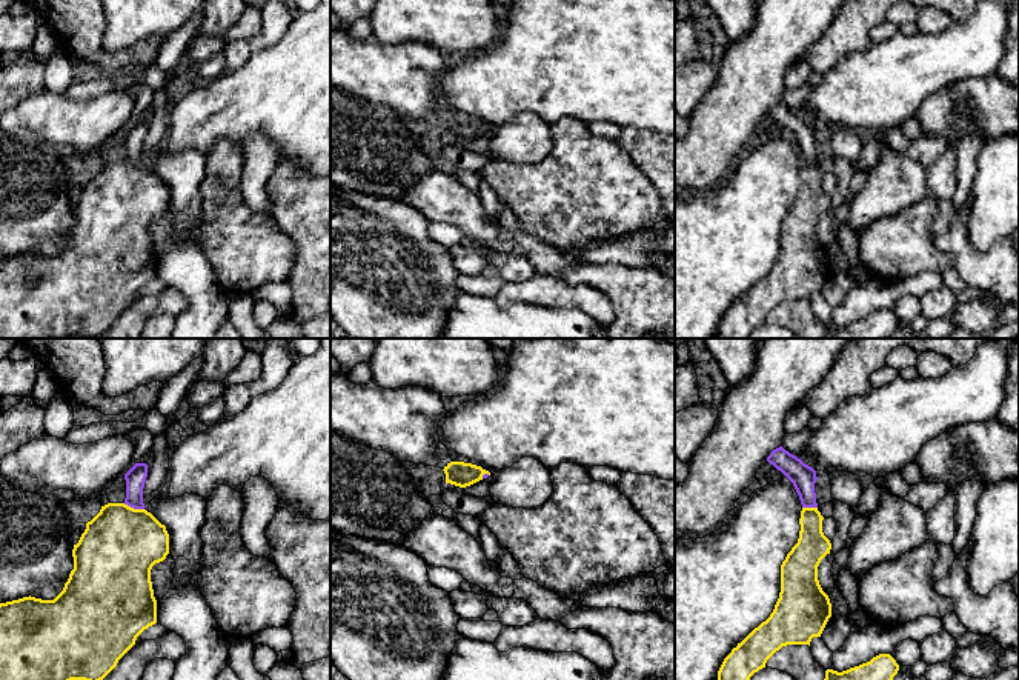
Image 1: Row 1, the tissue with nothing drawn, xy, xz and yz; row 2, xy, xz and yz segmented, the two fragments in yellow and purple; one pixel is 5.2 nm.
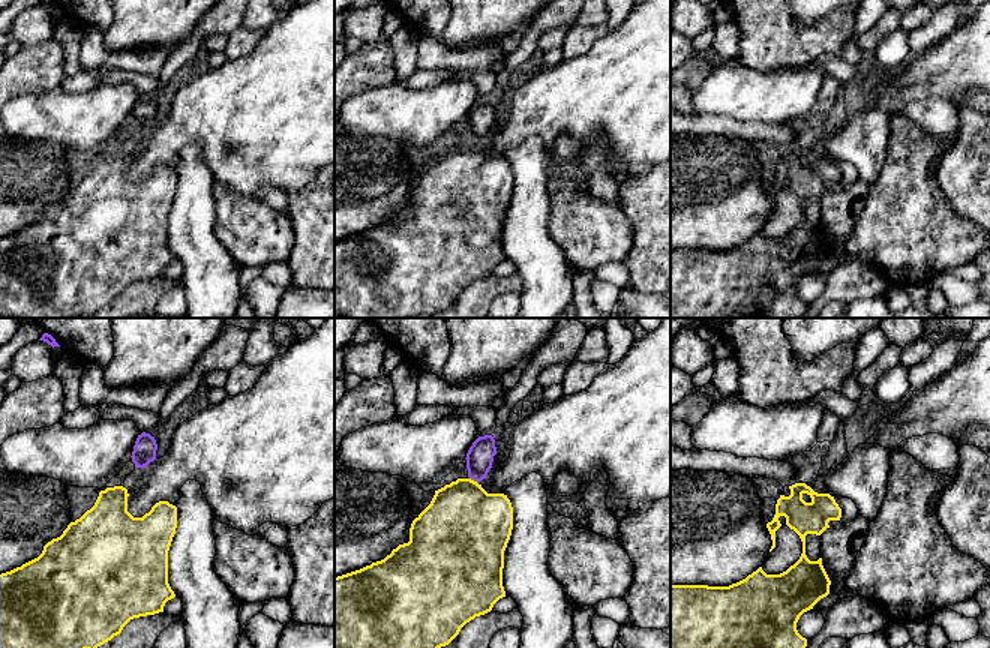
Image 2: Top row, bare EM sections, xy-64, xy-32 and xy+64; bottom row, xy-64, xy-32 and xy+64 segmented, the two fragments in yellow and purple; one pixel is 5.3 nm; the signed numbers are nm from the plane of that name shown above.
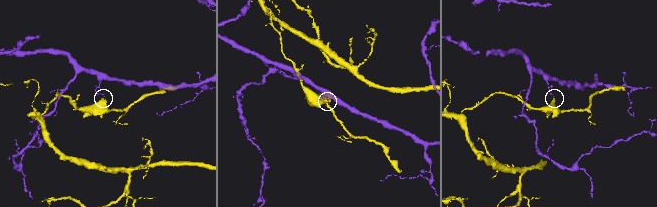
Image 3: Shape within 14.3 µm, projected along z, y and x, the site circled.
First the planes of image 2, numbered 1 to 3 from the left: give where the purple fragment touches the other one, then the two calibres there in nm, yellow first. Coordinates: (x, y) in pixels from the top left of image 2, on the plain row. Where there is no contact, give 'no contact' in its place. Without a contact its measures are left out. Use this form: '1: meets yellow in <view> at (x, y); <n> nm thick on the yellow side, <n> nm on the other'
1: no contact
2: meets yellow in xy-32 at (473, 144); 440 nm thick on the yellow side, 140 nm on the other
3: no contact

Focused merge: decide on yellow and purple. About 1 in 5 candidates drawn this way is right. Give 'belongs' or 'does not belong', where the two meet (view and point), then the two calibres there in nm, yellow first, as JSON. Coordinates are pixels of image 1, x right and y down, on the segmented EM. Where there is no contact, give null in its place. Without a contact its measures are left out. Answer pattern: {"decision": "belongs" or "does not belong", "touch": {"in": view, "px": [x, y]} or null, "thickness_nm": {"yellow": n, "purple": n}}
{"decision": "does not belong", "touch": {"in": "xy", "px": [132, 508]}, "thickness_nm": {"yellow": 400, "purple": 110}}

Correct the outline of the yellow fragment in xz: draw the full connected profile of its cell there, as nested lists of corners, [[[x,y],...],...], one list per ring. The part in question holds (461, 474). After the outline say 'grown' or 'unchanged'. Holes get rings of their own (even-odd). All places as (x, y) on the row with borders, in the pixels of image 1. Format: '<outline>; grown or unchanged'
[[[450,462],[444,466],[443,471],[446,474],[446,483],[460,488],[466,488],[483,480],[484,474],[490,475],[490,472],[483,469],[481,466],[464,462]]]; unchanged

